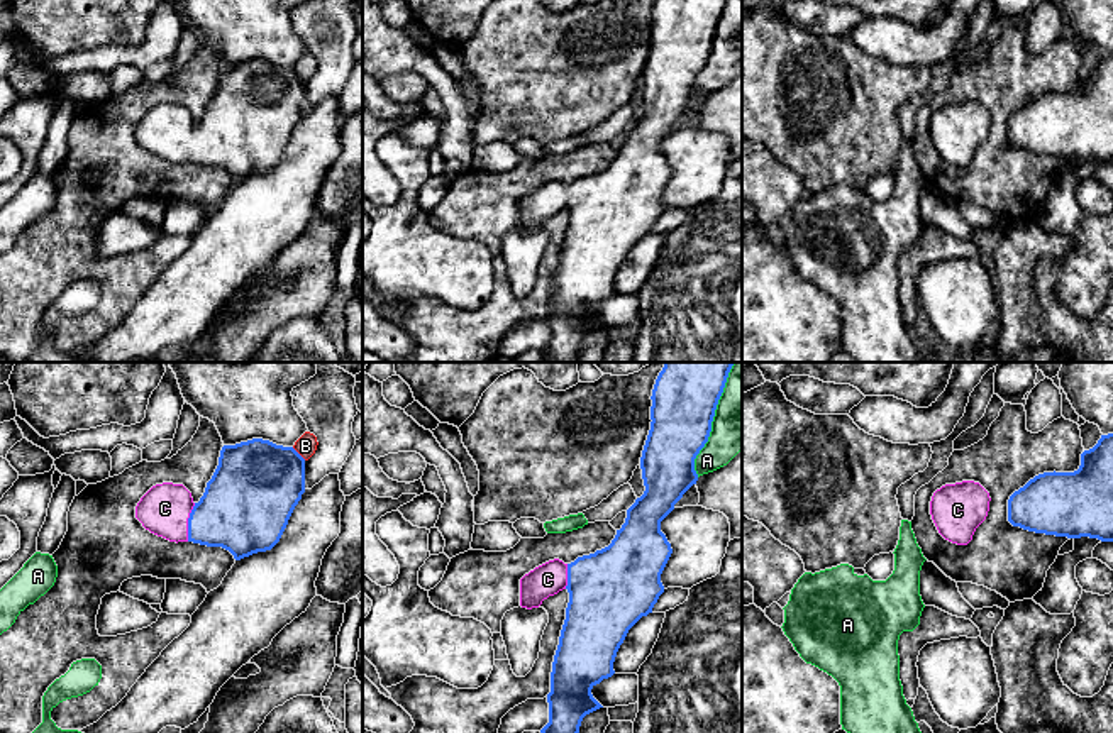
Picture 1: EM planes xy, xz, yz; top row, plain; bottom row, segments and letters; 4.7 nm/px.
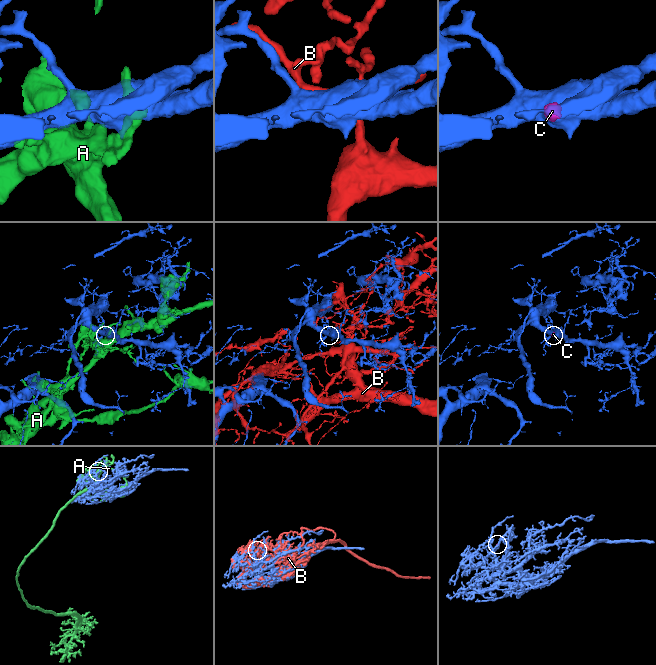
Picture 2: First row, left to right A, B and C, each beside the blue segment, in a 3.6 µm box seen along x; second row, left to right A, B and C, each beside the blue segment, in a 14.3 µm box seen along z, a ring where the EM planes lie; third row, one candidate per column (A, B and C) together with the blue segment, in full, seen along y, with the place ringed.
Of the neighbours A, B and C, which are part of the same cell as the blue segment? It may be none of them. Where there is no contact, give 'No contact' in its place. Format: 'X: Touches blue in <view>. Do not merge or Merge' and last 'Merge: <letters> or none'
A: Touches blue in xz. Do not merge
B: Touches blue in xy. Do not merge
C: Touches blue in xy. Merge
Merge: C

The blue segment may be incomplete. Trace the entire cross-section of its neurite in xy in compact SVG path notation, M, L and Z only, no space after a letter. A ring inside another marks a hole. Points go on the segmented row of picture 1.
M252 438L224 445L198 503L183 484L152 486L136 518L169 542L222 547L235 560L271 550L305 493L305 459L293 449Z

